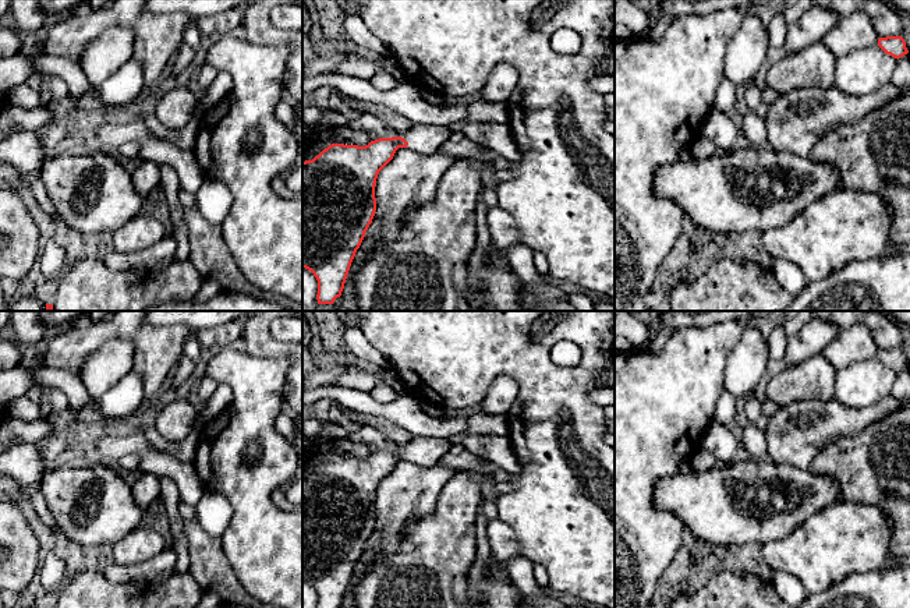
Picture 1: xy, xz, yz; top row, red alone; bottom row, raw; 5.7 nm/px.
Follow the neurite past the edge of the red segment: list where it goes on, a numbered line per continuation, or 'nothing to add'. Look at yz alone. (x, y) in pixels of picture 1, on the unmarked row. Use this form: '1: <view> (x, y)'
nothing to add

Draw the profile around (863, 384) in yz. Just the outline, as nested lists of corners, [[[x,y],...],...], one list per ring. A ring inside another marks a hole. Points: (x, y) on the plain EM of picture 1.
[[[877,356],[836,371],[835,399],[854,409],[870,407],[892,395],[895,381],[896,371]]]

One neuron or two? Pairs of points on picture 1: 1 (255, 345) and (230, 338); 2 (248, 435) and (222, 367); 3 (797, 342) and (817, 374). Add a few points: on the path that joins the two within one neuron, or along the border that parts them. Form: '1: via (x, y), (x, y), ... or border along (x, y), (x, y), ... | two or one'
1: border along (244, 325), (244, 332), (237, 343) | two
2: via (248, 419), (248, 393), (238, 384) | one
3: border along (821, 352), (786, 366) | two

